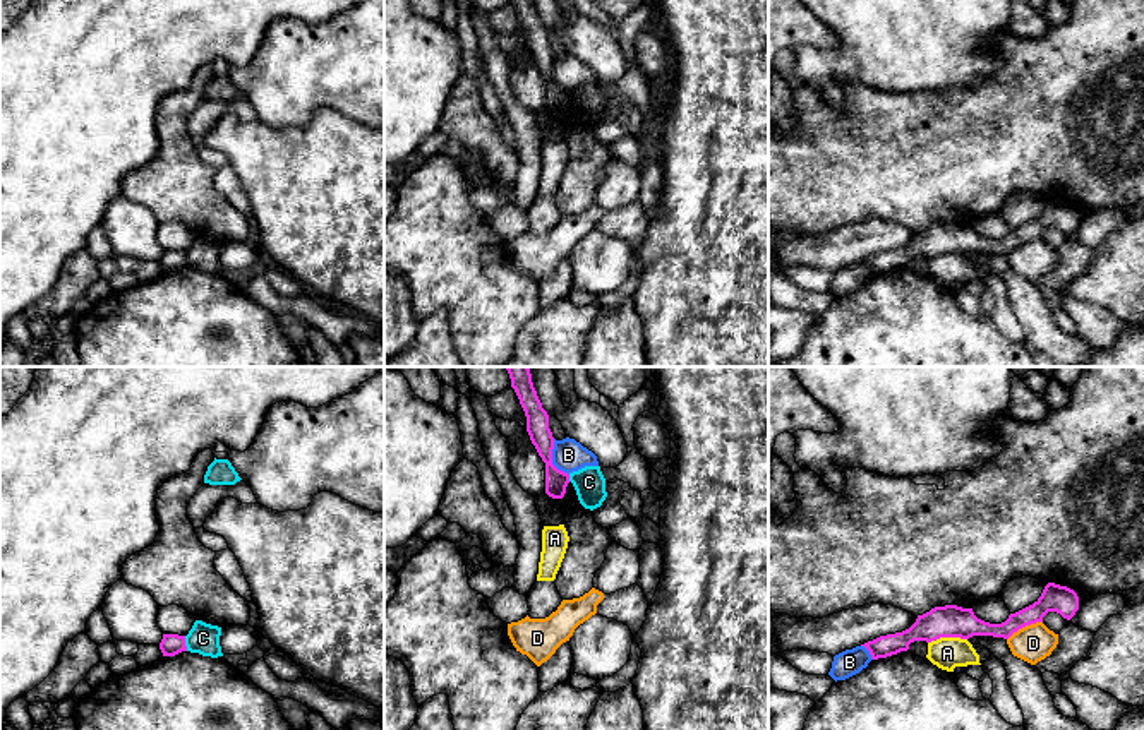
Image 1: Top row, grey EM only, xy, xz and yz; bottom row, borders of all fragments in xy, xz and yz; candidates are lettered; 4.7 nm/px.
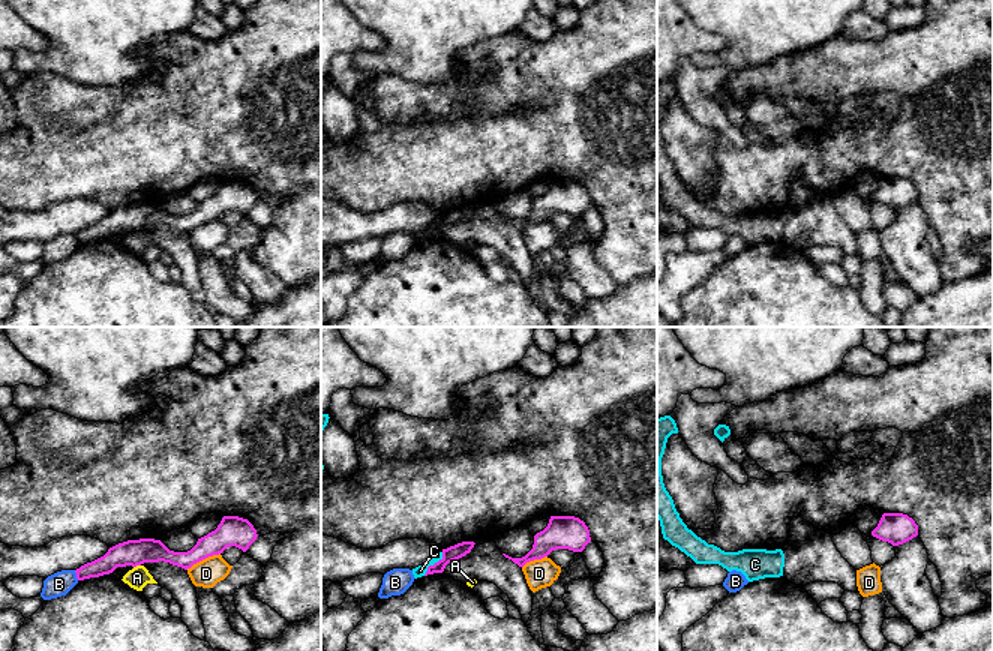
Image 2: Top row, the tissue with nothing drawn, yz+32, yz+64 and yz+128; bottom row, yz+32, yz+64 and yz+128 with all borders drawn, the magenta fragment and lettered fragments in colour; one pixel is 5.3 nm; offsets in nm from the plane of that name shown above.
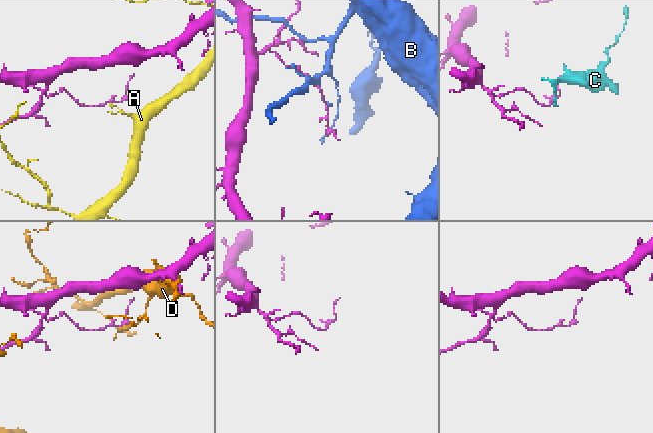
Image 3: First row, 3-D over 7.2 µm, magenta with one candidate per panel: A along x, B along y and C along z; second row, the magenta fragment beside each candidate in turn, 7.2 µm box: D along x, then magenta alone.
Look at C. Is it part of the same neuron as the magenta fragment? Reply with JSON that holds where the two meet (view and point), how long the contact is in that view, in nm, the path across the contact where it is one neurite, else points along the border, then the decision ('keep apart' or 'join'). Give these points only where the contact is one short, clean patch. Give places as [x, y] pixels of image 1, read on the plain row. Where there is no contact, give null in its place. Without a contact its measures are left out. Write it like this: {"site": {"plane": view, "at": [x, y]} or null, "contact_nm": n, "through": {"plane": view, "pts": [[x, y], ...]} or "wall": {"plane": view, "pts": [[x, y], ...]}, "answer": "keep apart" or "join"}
{"site": {"plane": "xy", "at": [184, 259]}, "contact_nm": 70, "wall": {"plane": "xy", "pts": [[184, 252], [187, 266]]}, "answer": "keep apart"}

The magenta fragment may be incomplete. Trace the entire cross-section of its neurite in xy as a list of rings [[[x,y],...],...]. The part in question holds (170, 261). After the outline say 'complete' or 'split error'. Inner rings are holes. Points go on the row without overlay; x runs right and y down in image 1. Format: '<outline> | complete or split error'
[[[163,250],[163,255],[160,259],[160,266],[161,266],[163,272],[175,272],[182,267],[187,267],[185,252]]] | complete

